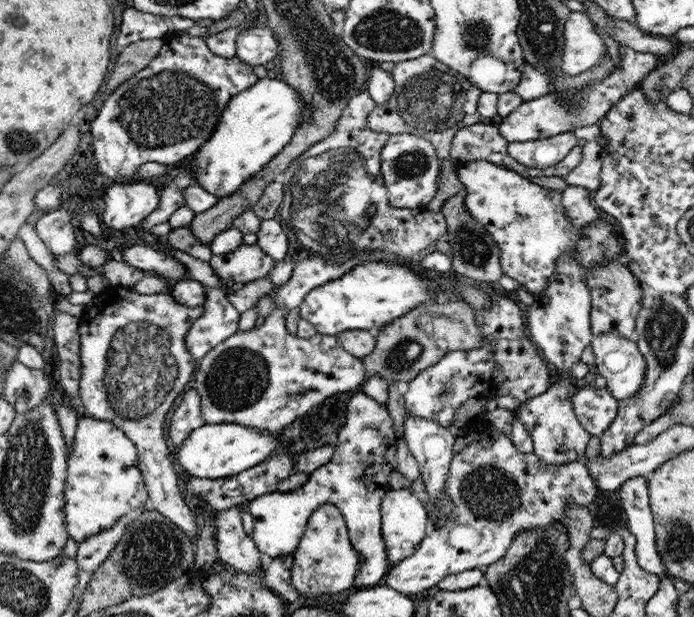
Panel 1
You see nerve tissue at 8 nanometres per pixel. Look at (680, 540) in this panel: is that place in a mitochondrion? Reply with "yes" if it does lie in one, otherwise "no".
yes

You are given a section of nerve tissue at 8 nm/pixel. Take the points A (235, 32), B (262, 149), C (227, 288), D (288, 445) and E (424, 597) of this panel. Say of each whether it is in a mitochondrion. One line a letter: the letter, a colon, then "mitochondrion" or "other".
A: other
B: other
C: other
D: other
E: other

